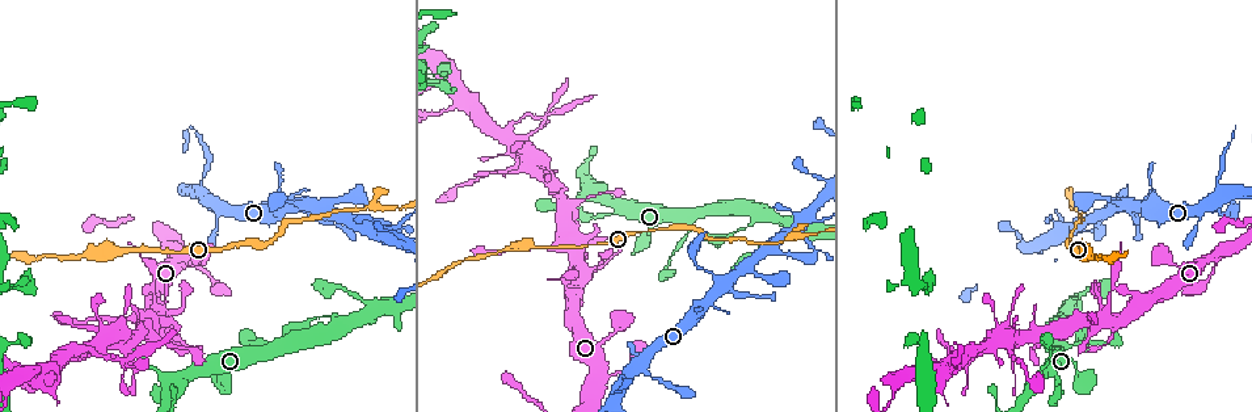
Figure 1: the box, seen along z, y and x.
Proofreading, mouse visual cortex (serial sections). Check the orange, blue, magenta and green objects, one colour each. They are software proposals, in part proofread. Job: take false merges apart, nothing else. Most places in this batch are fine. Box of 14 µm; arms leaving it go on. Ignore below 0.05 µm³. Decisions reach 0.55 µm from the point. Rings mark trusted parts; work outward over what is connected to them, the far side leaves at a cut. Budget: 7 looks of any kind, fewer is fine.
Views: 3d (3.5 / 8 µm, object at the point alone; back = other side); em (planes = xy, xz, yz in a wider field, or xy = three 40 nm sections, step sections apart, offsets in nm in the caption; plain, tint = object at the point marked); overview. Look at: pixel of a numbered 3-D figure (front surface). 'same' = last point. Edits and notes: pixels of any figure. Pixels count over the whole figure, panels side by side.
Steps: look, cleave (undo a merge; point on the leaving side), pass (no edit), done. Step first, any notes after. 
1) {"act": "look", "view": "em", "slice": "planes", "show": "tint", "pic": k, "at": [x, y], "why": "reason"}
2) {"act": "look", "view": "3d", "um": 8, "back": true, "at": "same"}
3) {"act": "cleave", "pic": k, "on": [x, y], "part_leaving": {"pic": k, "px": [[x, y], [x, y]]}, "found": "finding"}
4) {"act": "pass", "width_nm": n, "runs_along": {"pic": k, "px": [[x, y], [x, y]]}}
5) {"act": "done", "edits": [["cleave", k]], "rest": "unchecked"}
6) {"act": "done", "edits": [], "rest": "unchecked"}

{"act": "look", "view": "3d", "um": 3.5, "pic": 1, "at": [1208, 204]}

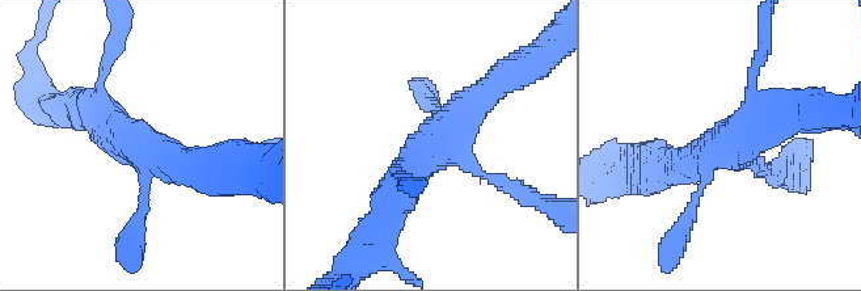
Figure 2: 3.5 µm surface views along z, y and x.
{"act": "look", "view": "em", "slice": "xy", "step": 2, "show": "tint", "pic": 2, "at": [146, 151]}

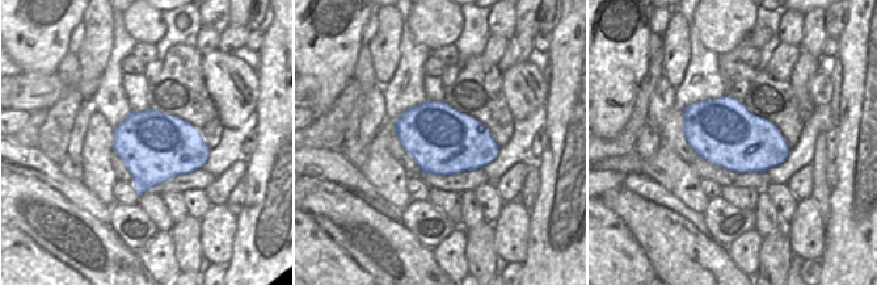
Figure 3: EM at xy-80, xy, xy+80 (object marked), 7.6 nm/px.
{"act": "pass", "runs_along": {"pic": 2, "px": [[507, 77], [406, 172], [395, 199]]}, "found": "one cell here"}

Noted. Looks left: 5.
{"act": "look", "view": "3d", "um": 8, "pic": 1, "at": [388, 206]}

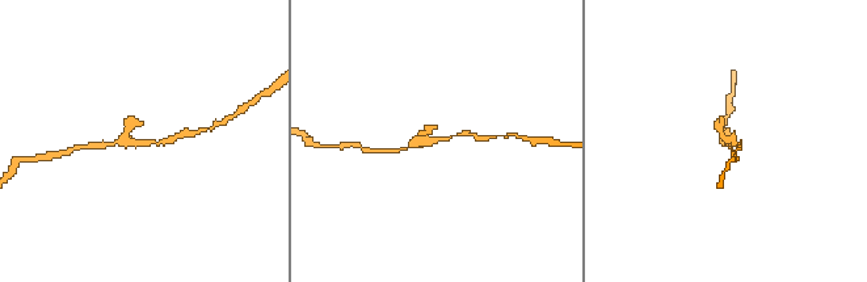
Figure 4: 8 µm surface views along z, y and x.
{"act": "look", "view": "3d", "um": 3.5, "pic": 4, "at": [730, 143]}

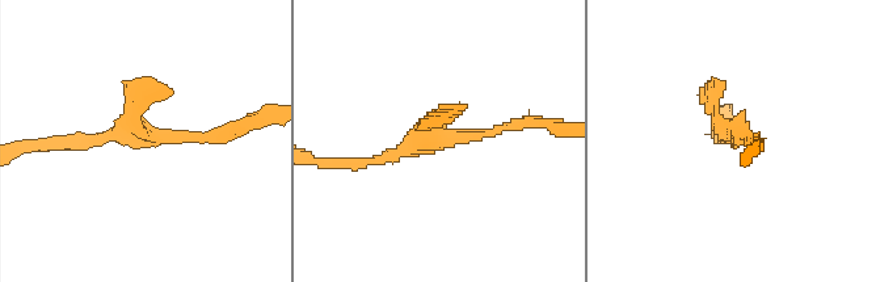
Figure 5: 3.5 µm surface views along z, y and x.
{"act": "look", "view": "em", "slice": "xy", "step": 2, "show": "tint", "pic": 5, "at": [464, 138], "why": "now the EM"}

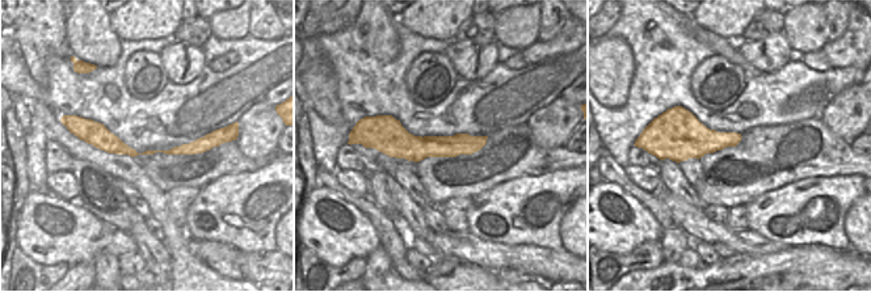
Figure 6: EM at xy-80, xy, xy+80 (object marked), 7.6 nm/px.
{"act": "pass", "runs_along": {"pic": 6, "px": [[81, 127], [133, 153], [215, 143]]}, "found": "continuous, no second cell"}

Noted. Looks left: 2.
{"act": "look", "view": "3d", "um": 3.5, "pic": 1, "at": [299, 203], "why": "small branch off a trunk"}

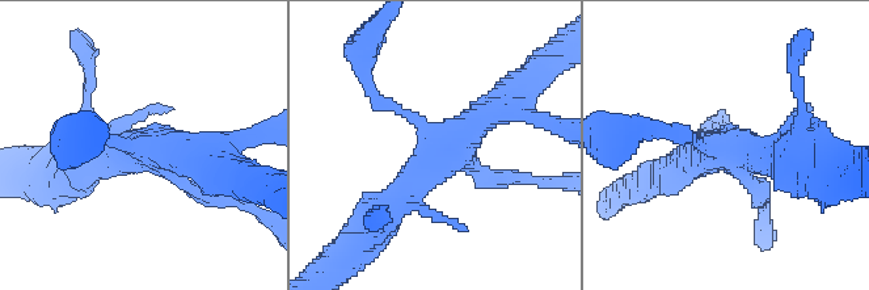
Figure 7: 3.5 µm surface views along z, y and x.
{"act": "look", "view": "em", "slice": "xy", "step": 2, "show": "tint", "pic": 7, "at": [134, 146], "arms": 4, "arm_widths_nm": [150, 200, 350, 400]}

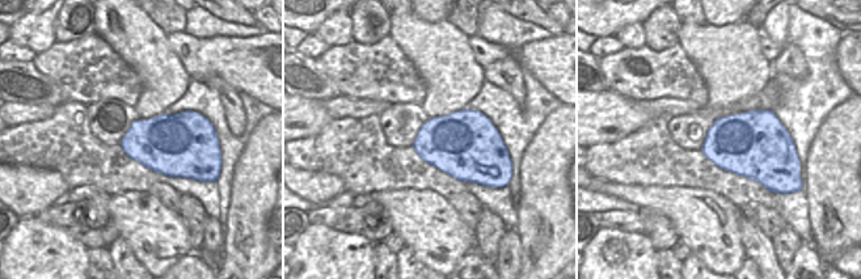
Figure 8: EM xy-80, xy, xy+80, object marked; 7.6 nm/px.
{"act": "pass", "runs_along": {"pic": 7, "px": [[384, 210], [448, 146], [517, 89]]}, "found": "continuous, no second cell"}

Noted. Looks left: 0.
{"act": "done", "edits": [], "rest": "unchecked"}

